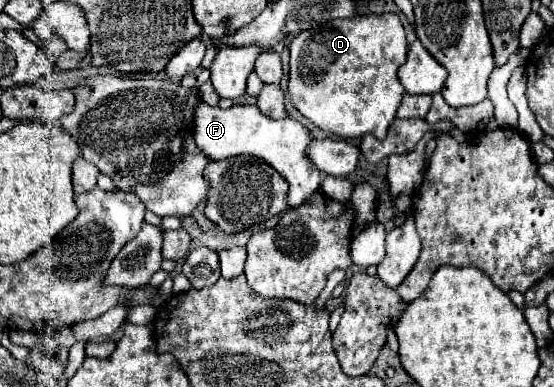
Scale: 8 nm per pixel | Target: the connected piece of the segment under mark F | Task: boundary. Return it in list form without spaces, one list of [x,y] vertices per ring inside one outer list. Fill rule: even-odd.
[[[201,103],[193,113],[193,139],[195,145],[215,161],[235,155],[255,155],[267,161],[289,183],[289,207],[299,207],[321,187],[321,173],[305,155],[305,149],[313,137],[299,121],[291,117],[273,121],[263,115],[257,105],[233,105],[229,109],[221,109]]]

